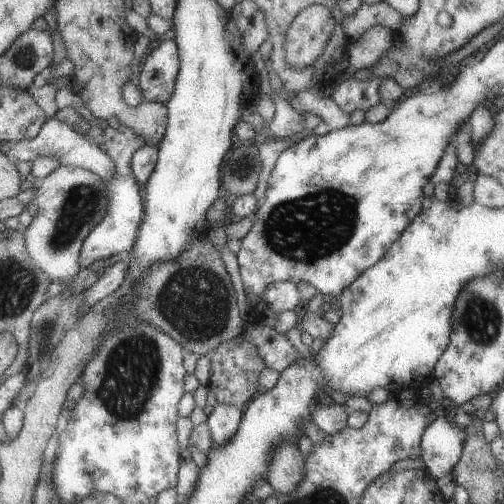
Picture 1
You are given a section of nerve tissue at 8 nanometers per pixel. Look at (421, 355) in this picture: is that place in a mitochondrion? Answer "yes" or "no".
no

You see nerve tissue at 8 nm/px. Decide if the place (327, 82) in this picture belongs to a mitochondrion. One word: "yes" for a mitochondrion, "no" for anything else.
no

